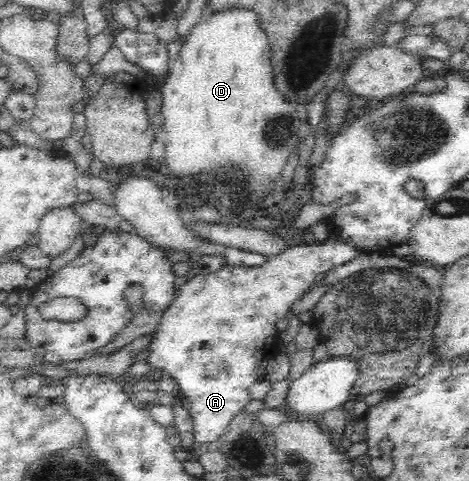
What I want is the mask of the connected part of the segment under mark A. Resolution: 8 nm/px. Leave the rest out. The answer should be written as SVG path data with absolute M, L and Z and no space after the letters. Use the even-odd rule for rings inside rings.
M338 241L311 243L288 248L272 257L263 266L242 267L224 265L210 274L200 274L187 280L177 292L175 302L166 309L160 326L148 345L146 364L160 369L174 379L179 395L186 400L193 420L194 444L216 441L228 428L230 420L250 404L248 388L266 378L266 366L279 353L279 333L276 322L286 317L294 302L310 292L323 273L354 260L360 251Z

